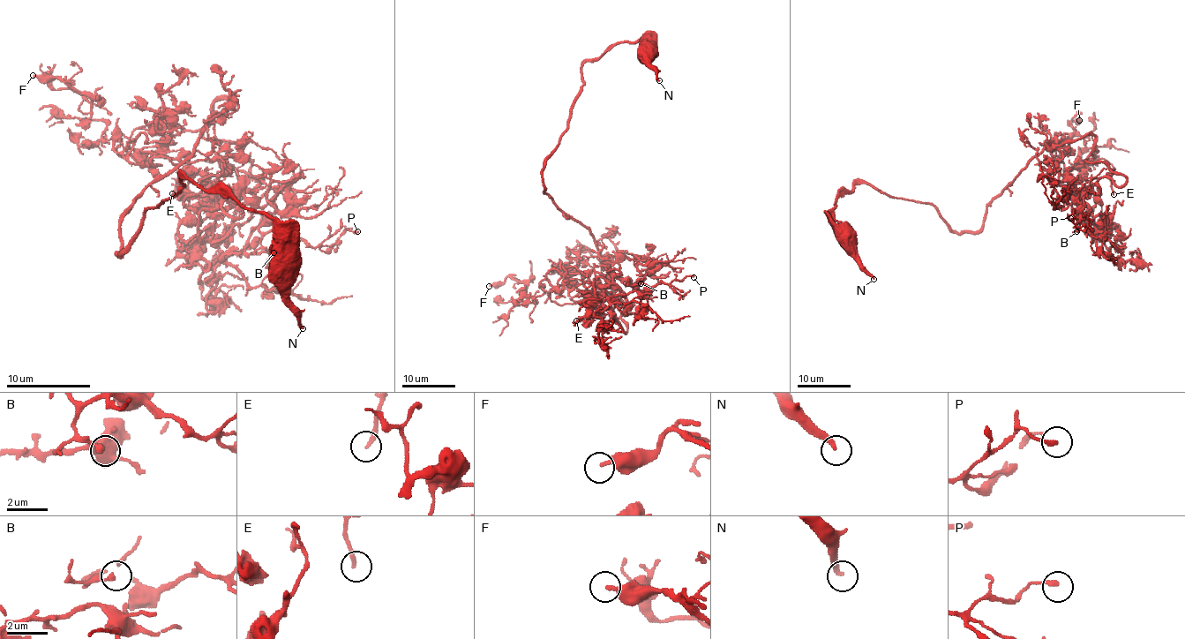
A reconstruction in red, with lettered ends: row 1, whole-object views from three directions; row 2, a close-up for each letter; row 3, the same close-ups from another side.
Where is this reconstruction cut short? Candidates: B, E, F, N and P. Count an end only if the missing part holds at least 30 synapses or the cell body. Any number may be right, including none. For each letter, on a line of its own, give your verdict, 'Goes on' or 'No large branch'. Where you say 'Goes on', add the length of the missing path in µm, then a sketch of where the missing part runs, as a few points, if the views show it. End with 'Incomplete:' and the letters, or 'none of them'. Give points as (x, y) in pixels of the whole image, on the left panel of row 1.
B: No large branch
E: Goes on. Missing length about 30 µm. Course of what is missing: (172, 193), (168, 196), (155, 185), (119, 196), (107, 179), (45, 170), (28, 158), (16, 160)
F: No large branch
N: No large branch
P: No large branch
Incomplete: E

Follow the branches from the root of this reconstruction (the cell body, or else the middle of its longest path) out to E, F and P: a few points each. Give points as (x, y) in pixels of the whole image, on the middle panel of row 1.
E: (646, 54), (618, 42), (583, 63), (544, 159), (544, 191), (609, 273), (596, 296), (625, 307), (576, 320)
F: (646, 54), (618, 42), (583, 63), (542, 172), (611, 266), (536, 302), (509, 277), (489, 286)
P: (646, 54), (618, 42), (583, 63), (542, 184), (602, 246), (611, 266), (594, 269), (607, 282), (693, 277)

